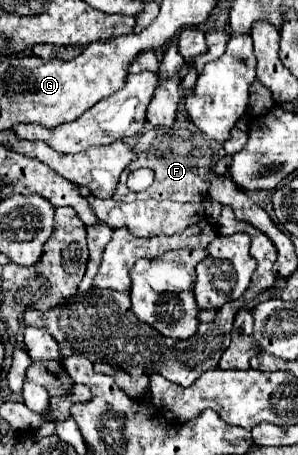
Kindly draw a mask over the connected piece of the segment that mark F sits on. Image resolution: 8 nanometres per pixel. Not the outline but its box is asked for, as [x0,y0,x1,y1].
[113,127,213,203]

